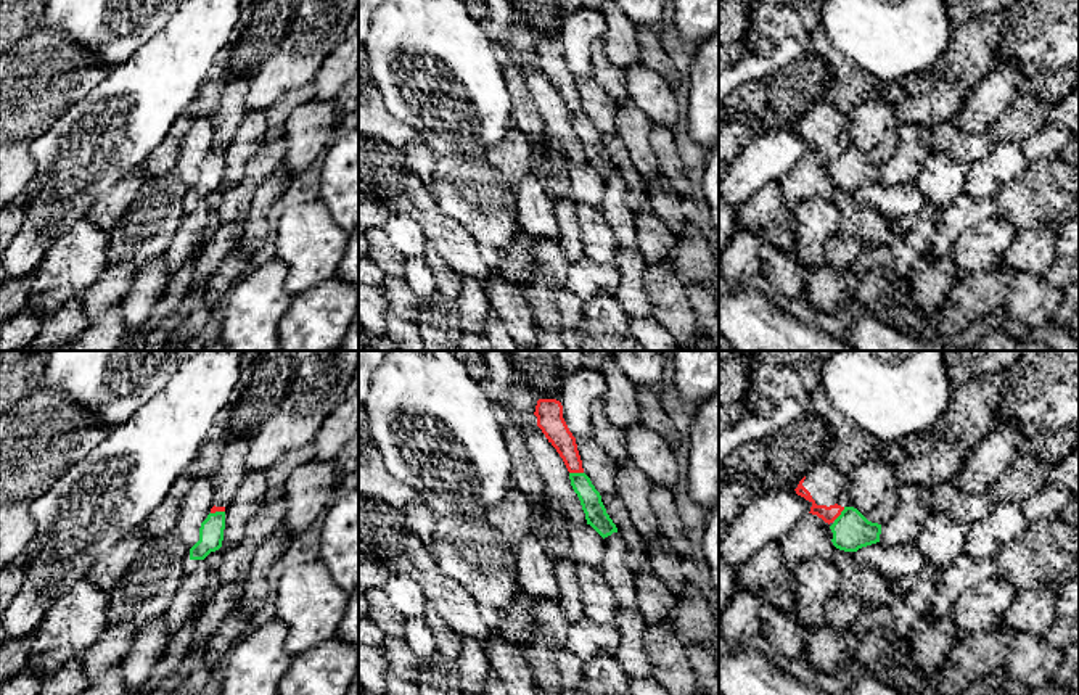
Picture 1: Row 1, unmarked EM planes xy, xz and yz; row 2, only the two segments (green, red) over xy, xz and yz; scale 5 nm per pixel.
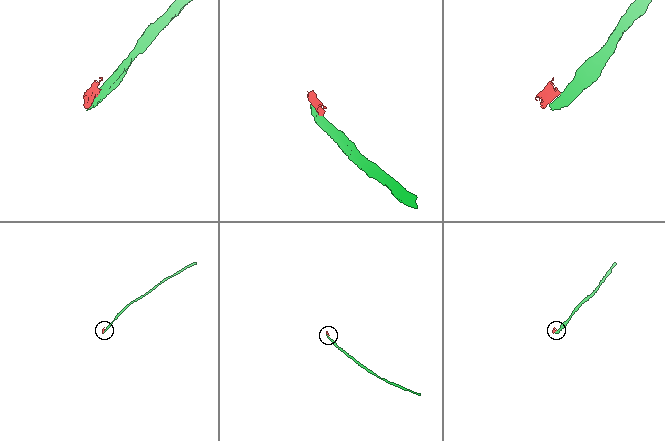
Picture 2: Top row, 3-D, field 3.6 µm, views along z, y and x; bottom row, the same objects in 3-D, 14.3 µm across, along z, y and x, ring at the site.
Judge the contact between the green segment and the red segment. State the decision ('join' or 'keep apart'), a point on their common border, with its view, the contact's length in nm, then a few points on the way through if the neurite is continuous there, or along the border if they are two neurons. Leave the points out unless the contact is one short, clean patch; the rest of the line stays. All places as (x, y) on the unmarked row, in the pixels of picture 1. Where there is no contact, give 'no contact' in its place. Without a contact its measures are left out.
keep apart; meets green in xz at (576, 113); contact 70 nm long; border along xz (570, 111), (582, 113)

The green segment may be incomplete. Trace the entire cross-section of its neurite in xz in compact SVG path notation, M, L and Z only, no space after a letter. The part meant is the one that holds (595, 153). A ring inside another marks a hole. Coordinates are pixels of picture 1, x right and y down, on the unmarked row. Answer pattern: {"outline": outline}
{"outline": "M569 113L571 125L577 134L587 164L590 164L603 179L617 172L616 164L606 153L600 132L585 113Z"}

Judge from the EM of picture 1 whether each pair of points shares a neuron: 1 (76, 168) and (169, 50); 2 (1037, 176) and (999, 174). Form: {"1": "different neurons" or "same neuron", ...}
{"1": "same neuron", "2": "different neurons"}

